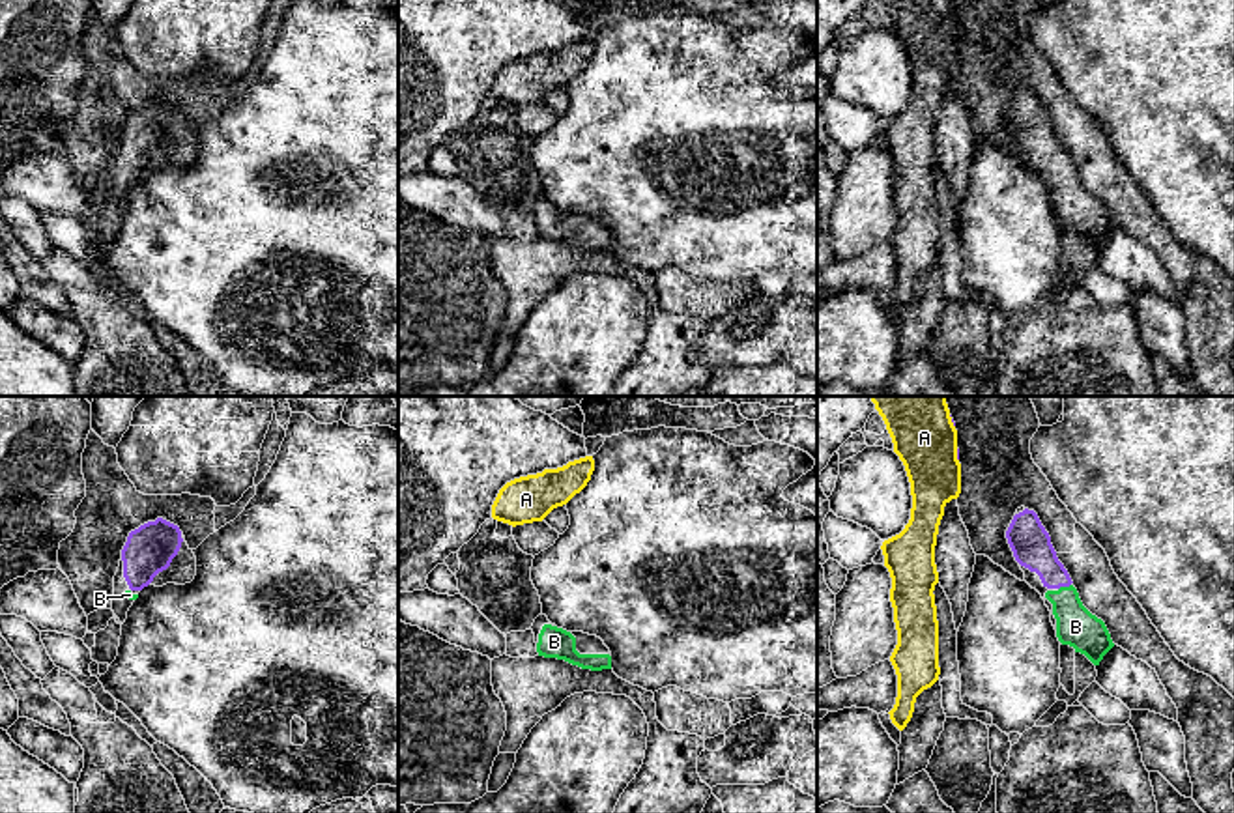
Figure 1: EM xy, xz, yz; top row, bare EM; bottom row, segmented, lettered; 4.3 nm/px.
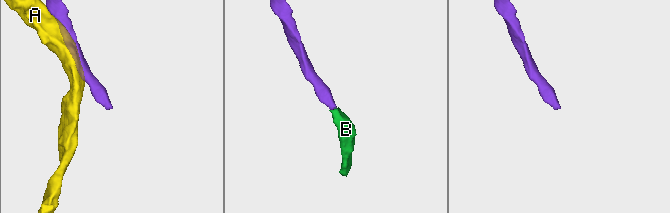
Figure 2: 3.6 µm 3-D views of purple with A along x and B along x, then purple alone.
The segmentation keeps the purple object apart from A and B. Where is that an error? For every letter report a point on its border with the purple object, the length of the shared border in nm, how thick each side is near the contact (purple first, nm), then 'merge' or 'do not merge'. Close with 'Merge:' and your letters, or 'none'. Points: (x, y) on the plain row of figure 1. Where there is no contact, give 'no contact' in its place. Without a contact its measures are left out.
A: yz (958, 36) | 60 nm | 20/260 nm | do not merge
B: yz (1064, 167) | 60 nm | 170/170 nm | merge
Merge: B

